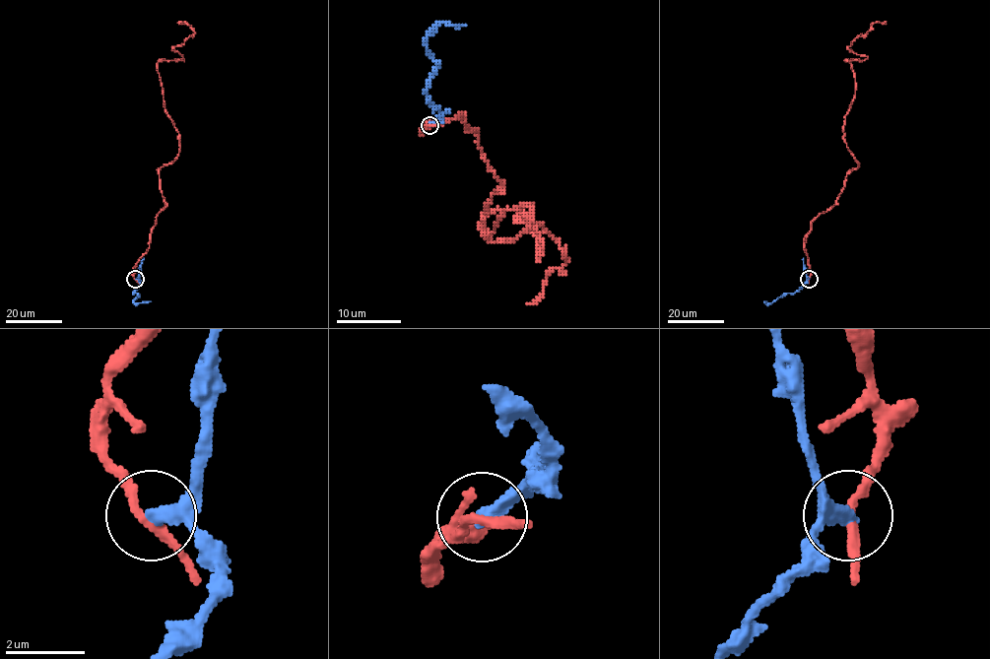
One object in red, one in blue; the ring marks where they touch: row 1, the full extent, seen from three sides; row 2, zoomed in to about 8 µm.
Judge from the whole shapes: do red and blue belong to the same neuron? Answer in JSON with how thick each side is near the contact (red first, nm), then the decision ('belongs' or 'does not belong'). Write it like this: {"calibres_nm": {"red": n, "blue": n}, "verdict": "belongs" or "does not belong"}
{"calibres_nm": {"red": 220, "blue": 400}, "verdict": "does not belong"}

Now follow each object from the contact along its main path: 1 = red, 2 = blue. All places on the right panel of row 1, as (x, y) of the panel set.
1: (809, 279), (811, 223), (859, 166), (844, 138), (855, 77), (845, 60), (868, 57), (848, 47), (887, 22)
2: (809, 279), (795, 292), (782, 295), (770, 303), (765, 303), (765, 300)

